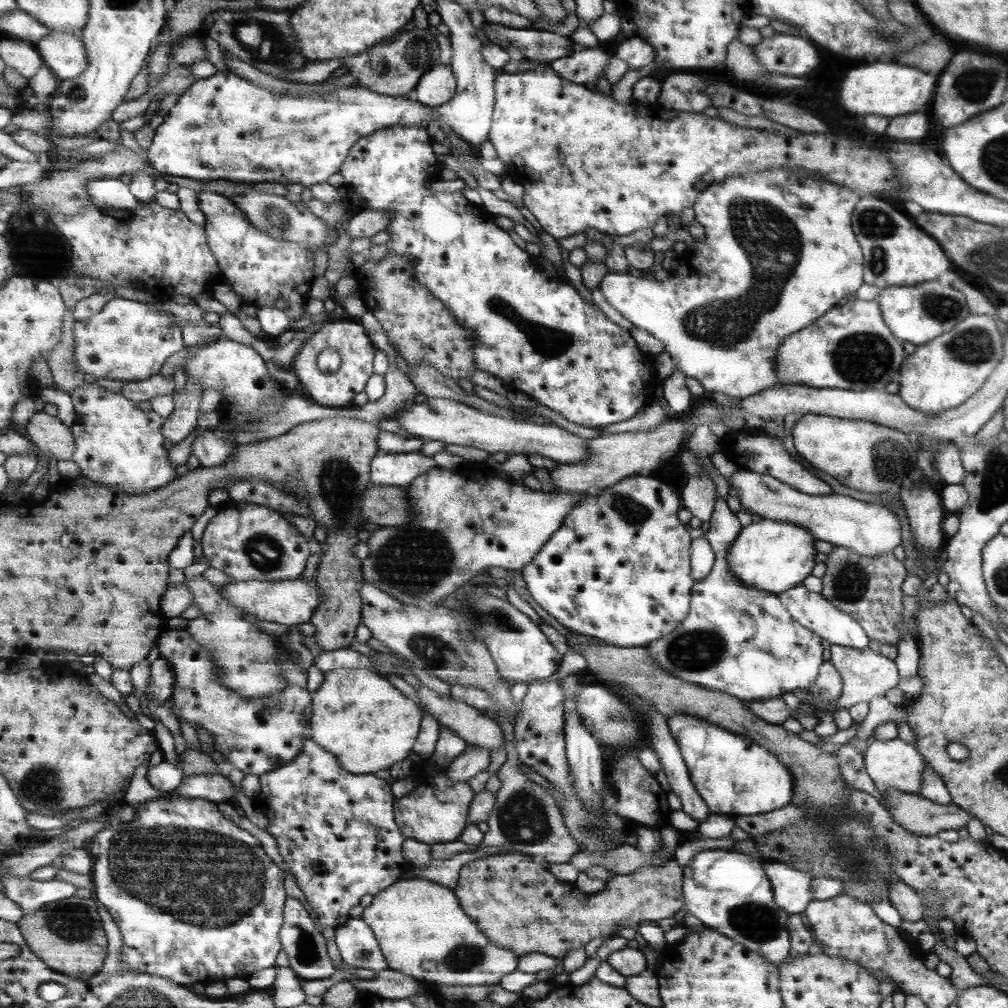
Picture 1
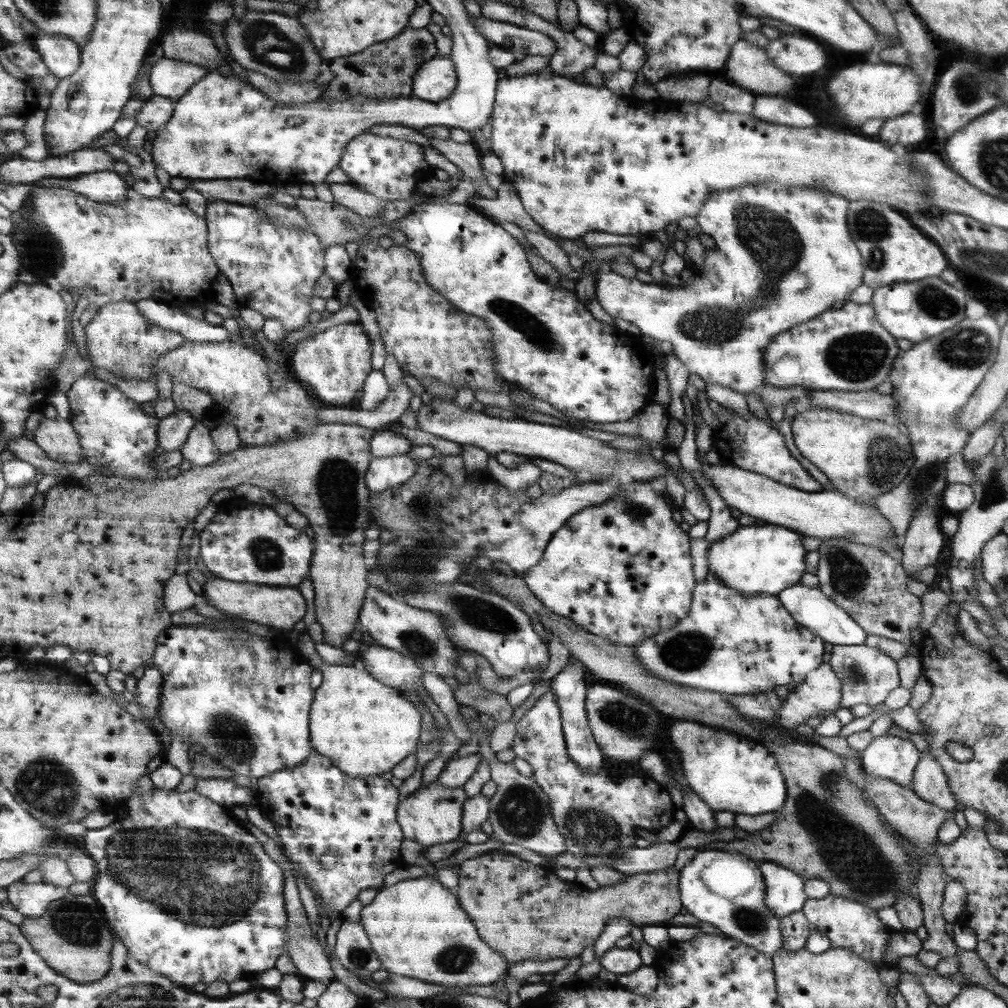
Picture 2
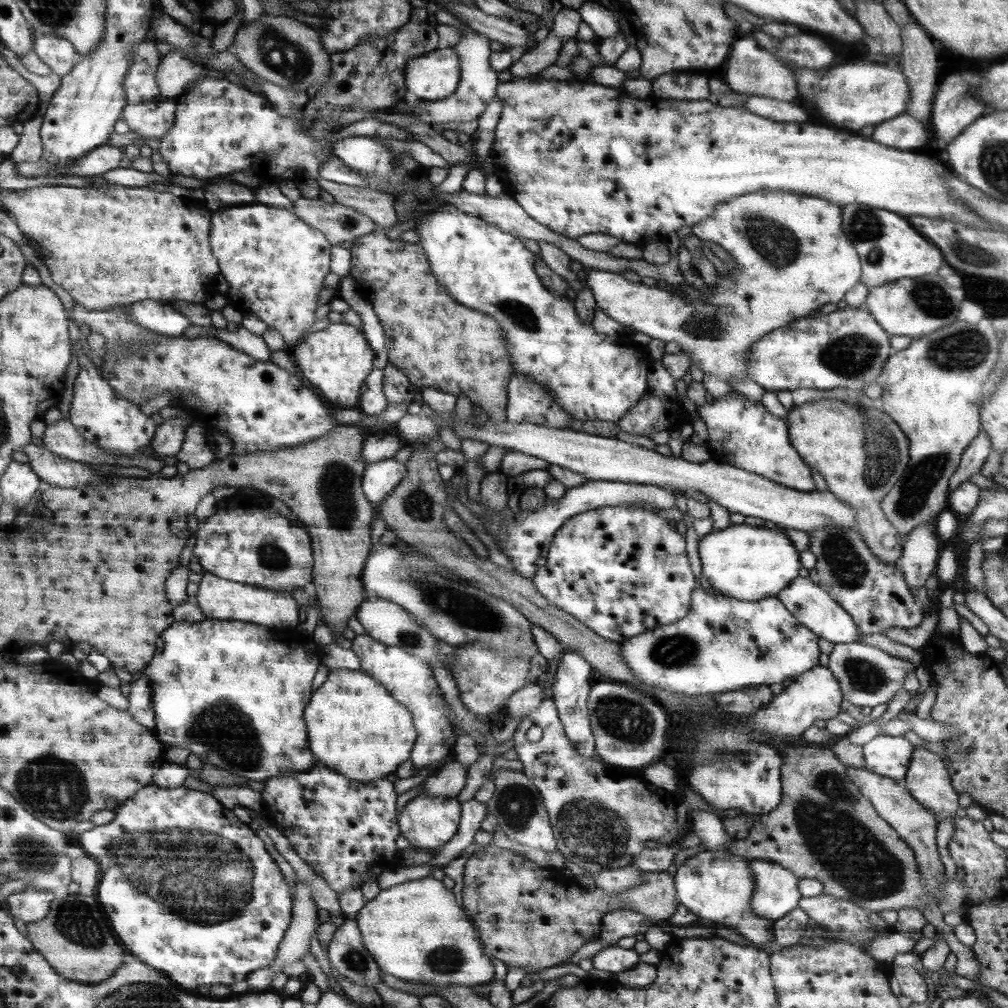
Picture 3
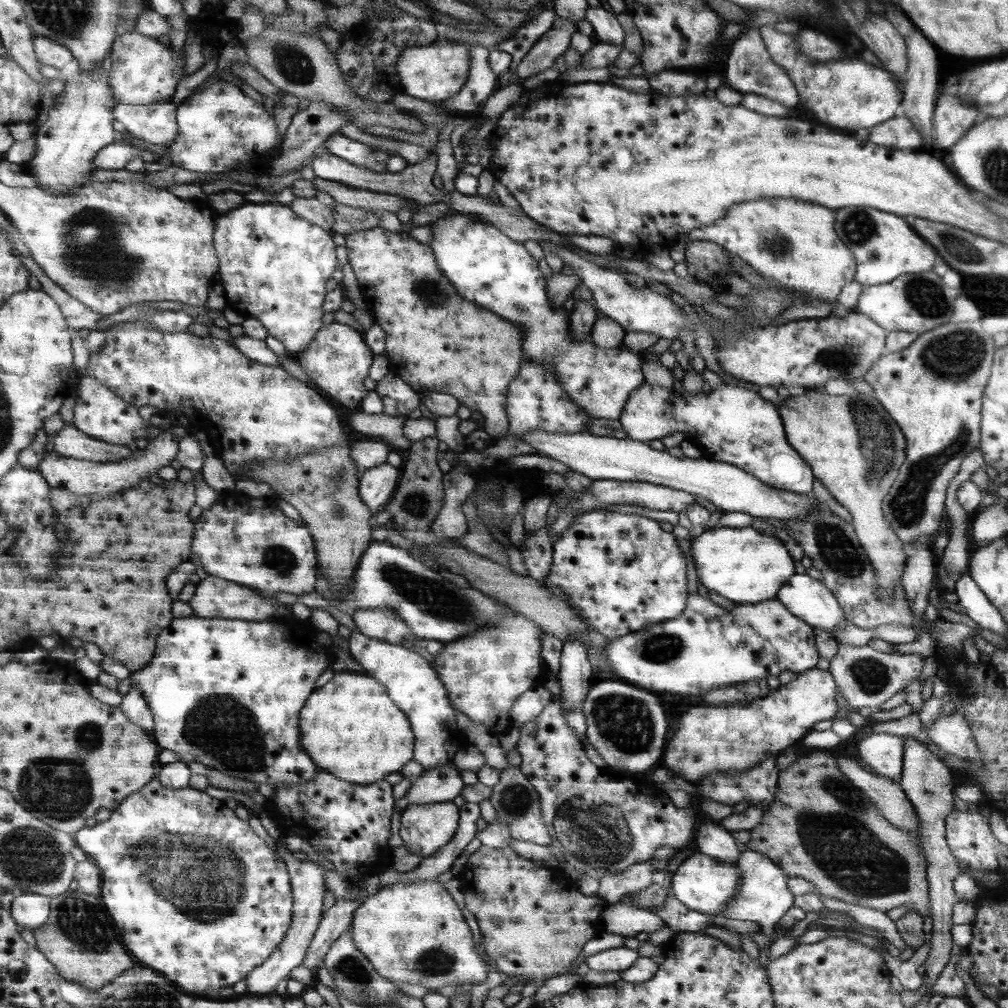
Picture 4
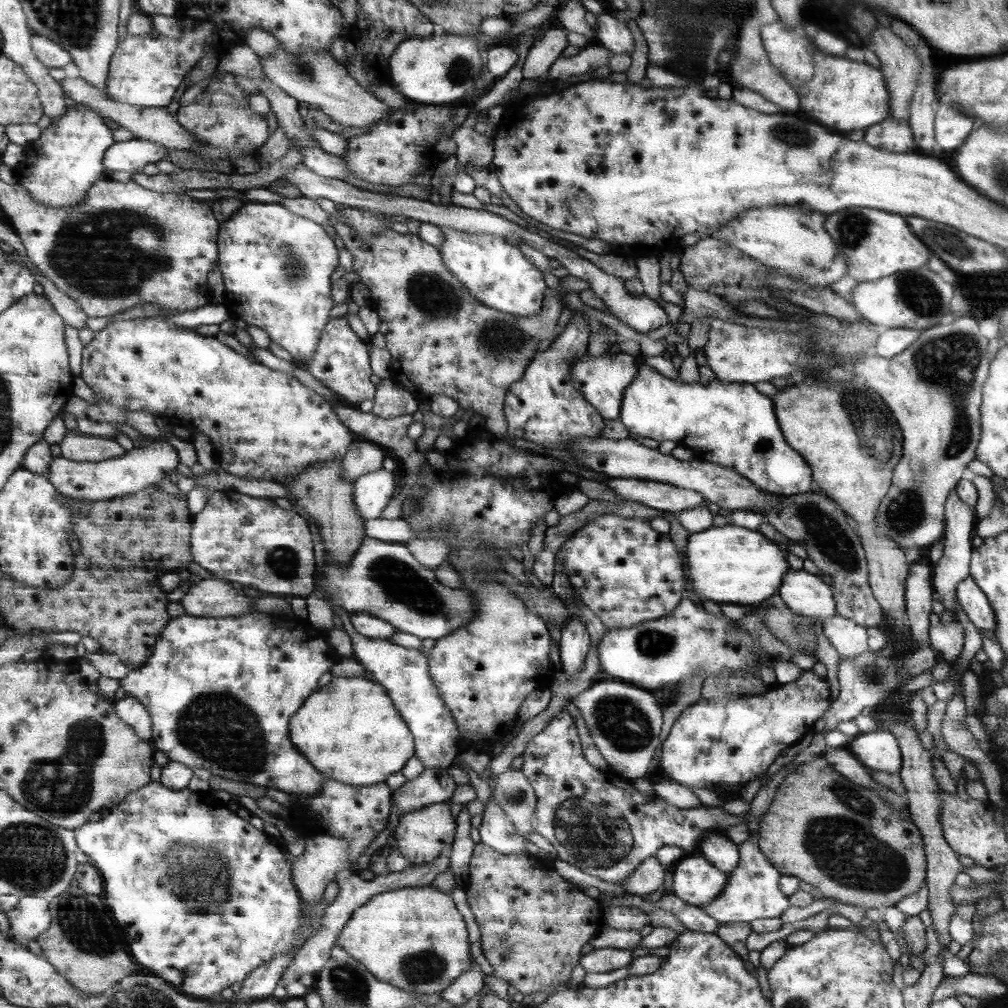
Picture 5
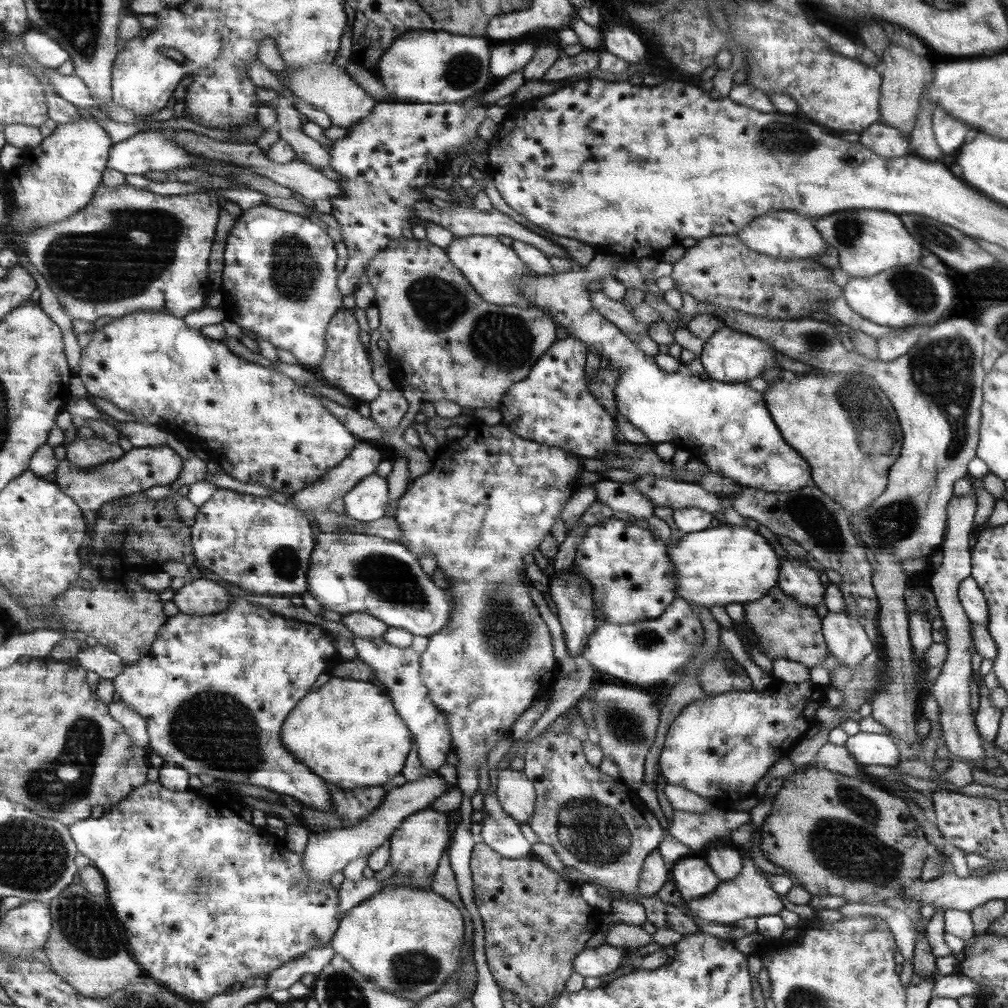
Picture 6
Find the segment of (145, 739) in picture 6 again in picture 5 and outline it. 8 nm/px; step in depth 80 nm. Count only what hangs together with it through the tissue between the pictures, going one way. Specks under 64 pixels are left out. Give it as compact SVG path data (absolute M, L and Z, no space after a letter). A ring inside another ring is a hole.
M126 696L113 703L114 708L117 708L118 715L135 729L139 737L147 741L152 740L154 721L142 702Z

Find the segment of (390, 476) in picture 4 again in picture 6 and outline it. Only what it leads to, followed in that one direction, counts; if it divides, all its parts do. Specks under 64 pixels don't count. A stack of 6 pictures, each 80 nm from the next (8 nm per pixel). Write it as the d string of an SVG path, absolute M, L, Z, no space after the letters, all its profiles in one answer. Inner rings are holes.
M373 472L362 478L341 498L344 514L357 522L382 518L387 506L386 477Z

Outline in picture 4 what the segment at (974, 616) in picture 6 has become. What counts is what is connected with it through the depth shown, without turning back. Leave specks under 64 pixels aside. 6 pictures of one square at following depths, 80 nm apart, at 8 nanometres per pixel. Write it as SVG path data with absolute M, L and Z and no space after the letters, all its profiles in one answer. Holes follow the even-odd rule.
M968 573L961 575L953 586L957 602L963 606L965 614L973 620L977 627L1001 637L1005 636L1007 632L1005 620L1001 619L997 609L989 602Z

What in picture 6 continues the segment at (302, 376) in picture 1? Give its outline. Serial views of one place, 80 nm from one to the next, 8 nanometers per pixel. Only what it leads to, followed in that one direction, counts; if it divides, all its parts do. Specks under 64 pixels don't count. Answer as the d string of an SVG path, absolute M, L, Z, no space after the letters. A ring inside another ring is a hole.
M342 309L326 328L327 347L323 362L313 370L327 386L338 388L356 403L370 403L382 391L372 377L373 363L367 349L359 341L359 324L351 309Z

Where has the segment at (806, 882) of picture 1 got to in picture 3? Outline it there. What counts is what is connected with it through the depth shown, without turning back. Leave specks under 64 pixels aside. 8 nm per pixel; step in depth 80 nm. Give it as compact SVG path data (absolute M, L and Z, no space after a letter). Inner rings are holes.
M754 858L747 861L754 875L755 889L750 908L758 916L773 922L798 906L802 898L797 887L799 878L790 869L772 861Z

